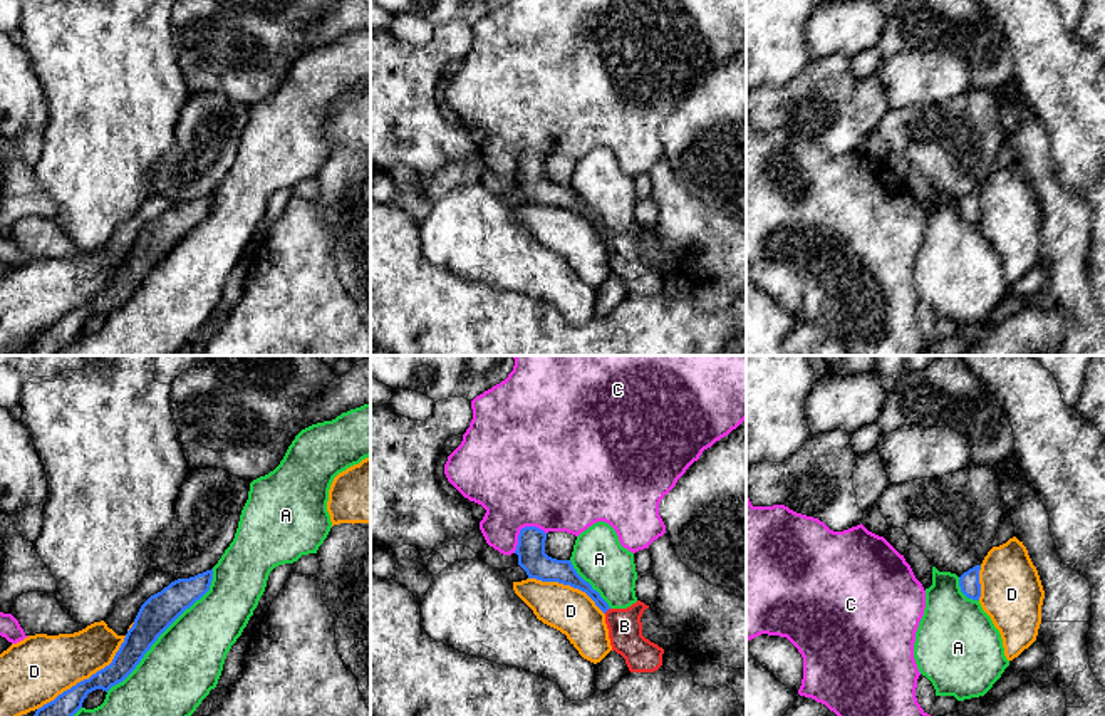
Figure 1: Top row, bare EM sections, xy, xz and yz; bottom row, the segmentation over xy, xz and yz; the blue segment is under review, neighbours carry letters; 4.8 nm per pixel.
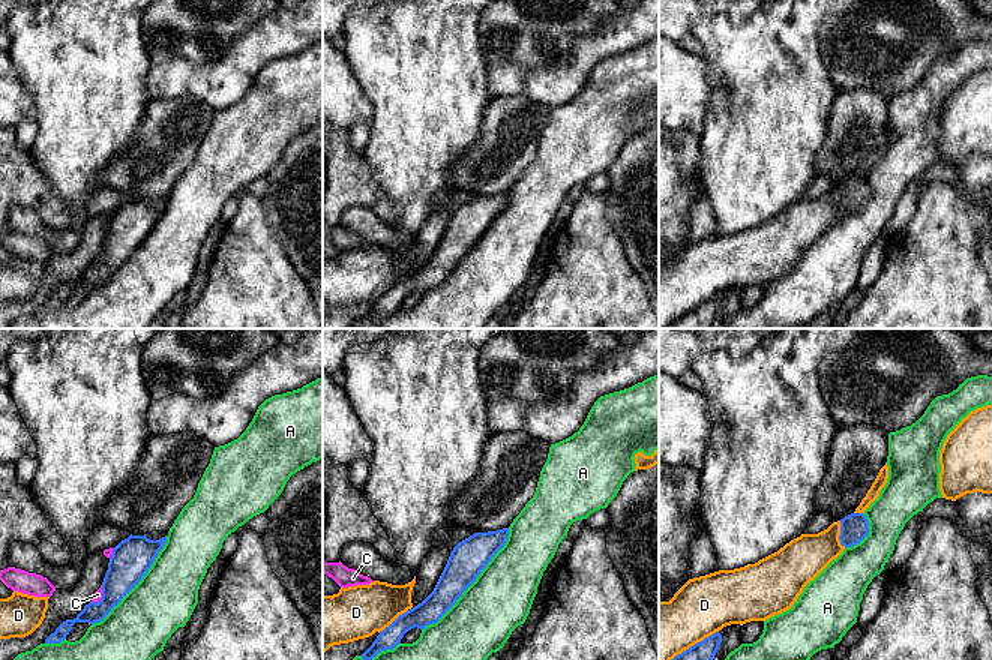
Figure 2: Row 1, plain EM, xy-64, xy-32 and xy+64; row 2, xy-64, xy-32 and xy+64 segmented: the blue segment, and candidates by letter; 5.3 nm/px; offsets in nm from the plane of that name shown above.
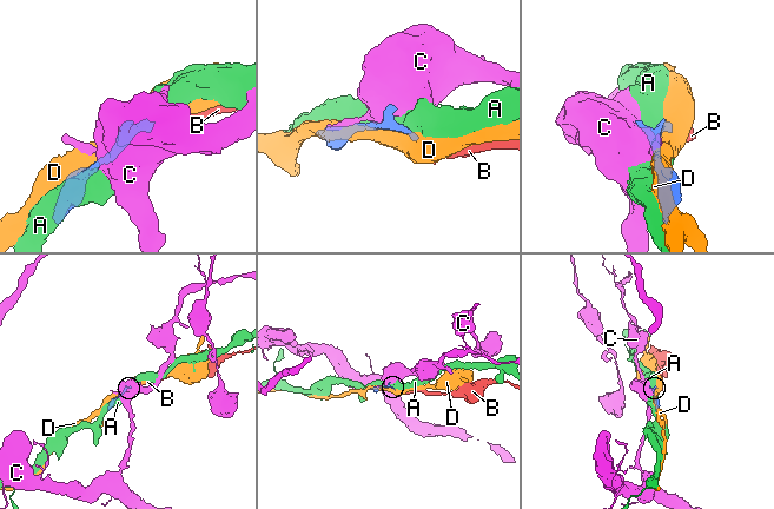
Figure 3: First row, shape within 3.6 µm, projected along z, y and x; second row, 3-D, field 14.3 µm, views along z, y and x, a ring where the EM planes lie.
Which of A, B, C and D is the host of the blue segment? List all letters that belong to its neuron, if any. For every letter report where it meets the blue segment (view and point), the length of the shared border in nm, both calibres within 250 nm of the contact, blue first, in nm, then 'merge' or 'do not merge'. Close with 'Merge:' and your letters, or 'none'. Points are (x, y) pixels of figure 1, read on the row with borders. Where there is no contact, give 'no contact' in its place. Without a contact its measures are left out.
A: meets blue in xy at (163, 631); contact 800 nm long; 170 nm thick on the blue side, 360 nm on the other; do not merge
B: meets blue in xz at (606, 611); contact 40 nm long; 90 nm thick on the blue side, 160 nm on the other; merge
C: meets blue in xz at (522, 529); contact 190 nm long; 140 nm thick on the blue side, 480 nm on the other; do not merge
D: meets blue in xy at (86, 679); contact 550 nm long; 120 nm thick on the blue side, 320 nm on the other; do not merge
Merge: B

